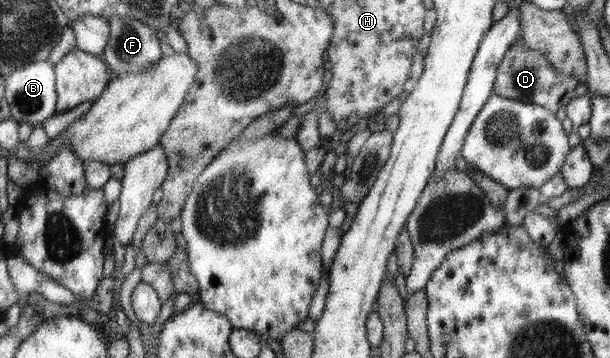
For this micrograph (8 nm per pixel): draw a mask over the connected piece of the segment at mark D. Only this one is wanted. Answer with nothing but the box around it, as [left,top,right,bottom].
[494,35,580,113]

